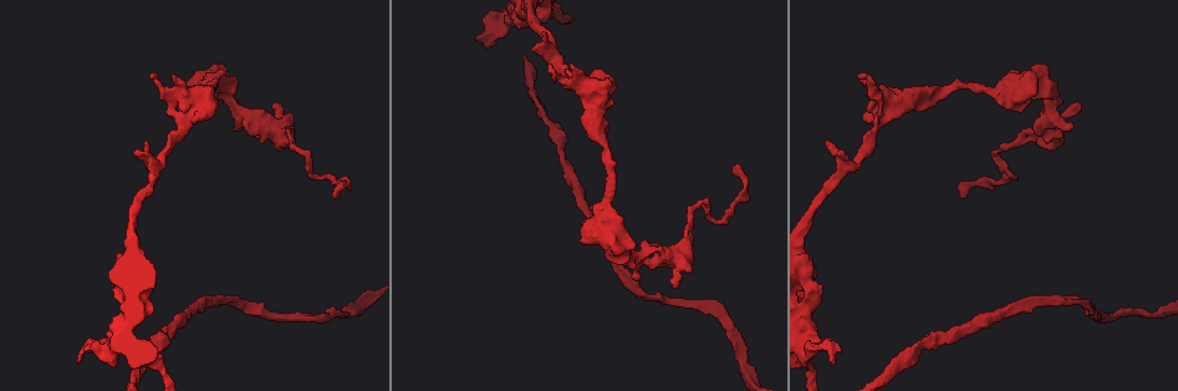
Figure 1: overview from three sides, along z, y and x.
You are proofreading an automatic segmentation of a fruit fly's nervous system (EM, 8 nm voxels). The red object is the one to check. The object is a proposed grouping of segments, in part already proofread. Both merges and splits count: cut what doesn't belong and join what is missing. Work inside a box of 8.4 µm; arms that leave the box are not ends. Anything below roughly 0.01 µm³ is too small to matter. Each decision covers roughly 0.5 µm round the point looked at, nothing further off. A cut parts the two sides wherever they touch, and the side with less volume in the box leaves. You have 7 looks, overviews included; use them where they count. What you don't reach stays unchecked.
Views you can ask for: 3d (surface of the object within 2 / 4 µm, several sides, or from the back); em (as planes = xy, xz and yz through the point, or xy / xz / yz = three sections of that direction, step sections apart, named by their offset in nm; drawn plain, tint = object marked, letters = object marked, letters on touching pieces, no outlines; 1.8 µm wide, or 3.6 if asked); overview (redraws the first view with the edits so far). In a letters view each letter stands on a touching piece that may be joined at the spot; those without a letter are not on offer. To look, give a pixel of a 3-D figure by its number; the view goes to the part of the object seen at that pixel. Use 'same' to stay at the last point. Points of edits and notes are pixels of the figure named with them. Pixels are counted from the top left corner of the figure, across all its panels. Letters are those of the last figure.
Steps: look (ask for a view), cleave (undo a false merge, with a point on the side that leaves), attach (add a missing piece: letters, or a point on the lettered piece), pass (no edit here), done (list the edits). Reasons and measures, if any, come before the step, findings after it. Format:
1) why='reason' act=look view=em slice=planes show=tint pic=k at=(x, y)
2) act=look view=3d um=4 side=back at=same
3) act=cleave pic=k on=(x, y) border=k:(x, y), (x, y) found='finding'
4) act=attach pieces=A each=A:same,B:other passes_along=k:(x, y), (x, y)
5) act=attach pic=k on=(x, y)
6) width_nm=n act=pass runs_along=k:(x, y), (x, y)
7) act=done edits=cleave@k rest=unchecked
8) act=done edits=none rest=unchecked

why='sharp bend' act=look view=3d um=2 pic=1 at=(818, 345)

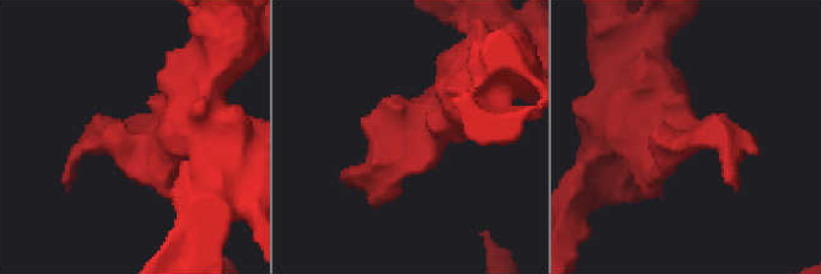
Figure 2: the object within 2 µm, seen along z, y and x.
why='need the tissue' act=look view=em um=3.6 slice=planes show=letters pic=2 at=(684, 134)

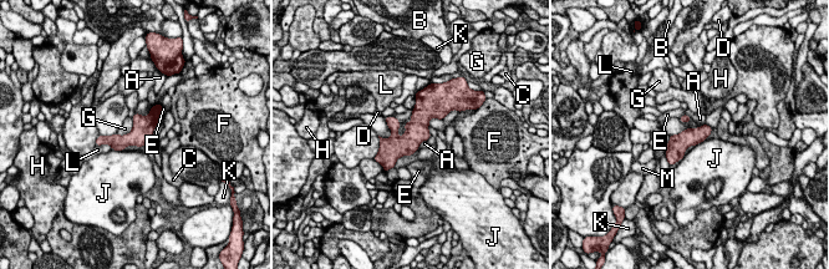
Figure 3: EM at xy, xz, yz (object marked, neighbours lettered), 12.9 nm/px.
width_nm=220 act=pass each=A:other,B:other,C:other,D:other,E:other,F:other,G:other,H:other,J:other,K:other,L:other,M:other runs_along=3:(418, 100), (417, 131), (391, 163) found='one cell here'

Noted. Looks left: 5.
why='branch stops here' act=look view=3d um=4 pic=1 at=(565, 86)

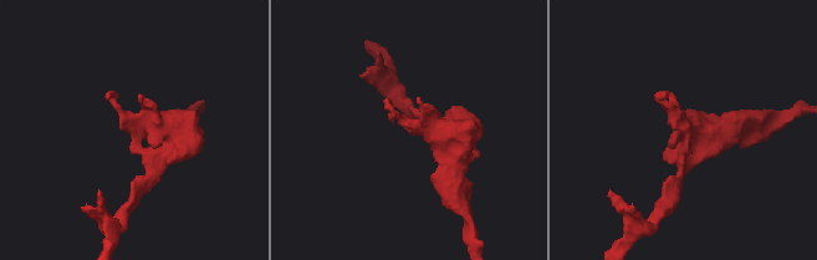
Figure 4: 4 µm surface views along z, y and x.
act=look view=em slice=yz step=4 show=tint pic=4 at=(132, 149)

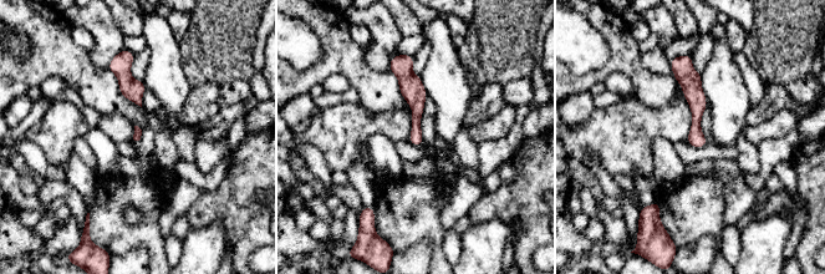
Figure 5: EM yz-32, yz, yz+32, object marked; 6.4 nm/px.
act=look view=em slice=xz step=4 show=letters at=same

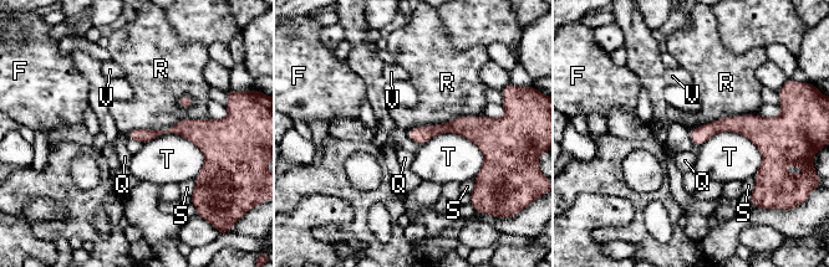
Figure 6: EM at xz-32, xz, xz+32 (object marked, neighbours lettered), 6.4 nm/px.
longest_contact=R:550nm act=pass each=F:other,Q:other,R:other,S:other,T:other,V:other border=6:(210, 118), (126, 134) found='no lettered piece goes on from it'

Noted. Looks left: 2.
act=done edits=none rest=unchecked

